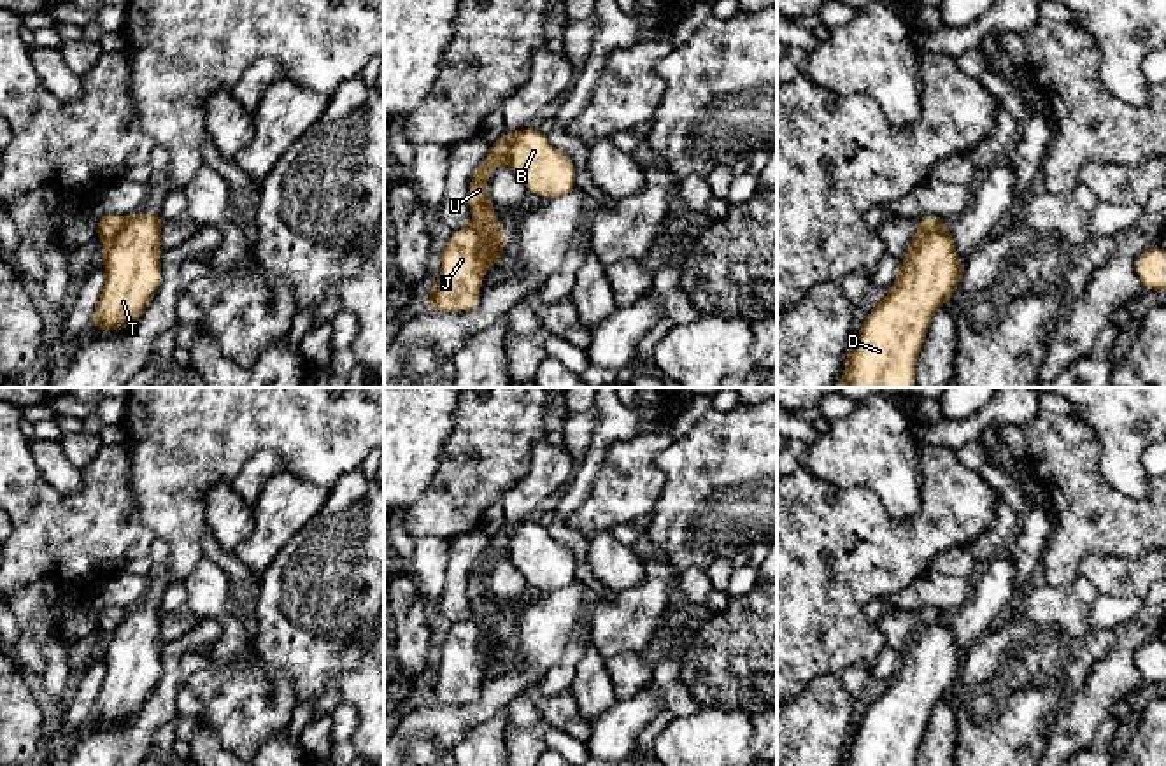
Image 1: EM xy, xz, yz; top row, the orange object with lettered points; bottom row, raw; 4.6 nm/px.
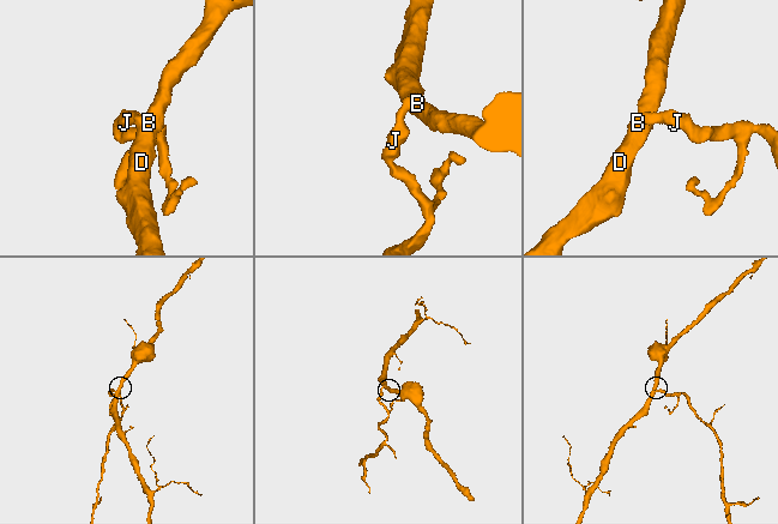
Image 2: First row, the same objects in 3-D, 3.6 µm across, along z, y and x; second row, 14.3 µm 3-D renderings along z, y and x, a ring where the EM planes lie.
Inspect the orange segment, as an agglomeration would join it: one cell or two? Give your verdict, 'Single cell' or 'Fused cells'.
Fused cells

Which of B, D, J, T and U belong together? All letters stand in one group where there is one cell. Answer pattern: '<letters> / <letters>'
B D T / J U

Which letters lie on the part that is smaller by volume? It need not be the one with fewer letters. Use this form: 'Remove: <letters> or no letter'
Remove: J, U

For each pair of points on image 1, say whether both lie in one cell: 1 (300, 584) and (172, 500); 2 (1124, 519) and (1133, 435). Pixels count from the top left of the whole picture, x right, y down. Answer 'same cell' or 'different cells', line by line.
1: different cells
2: different cells

